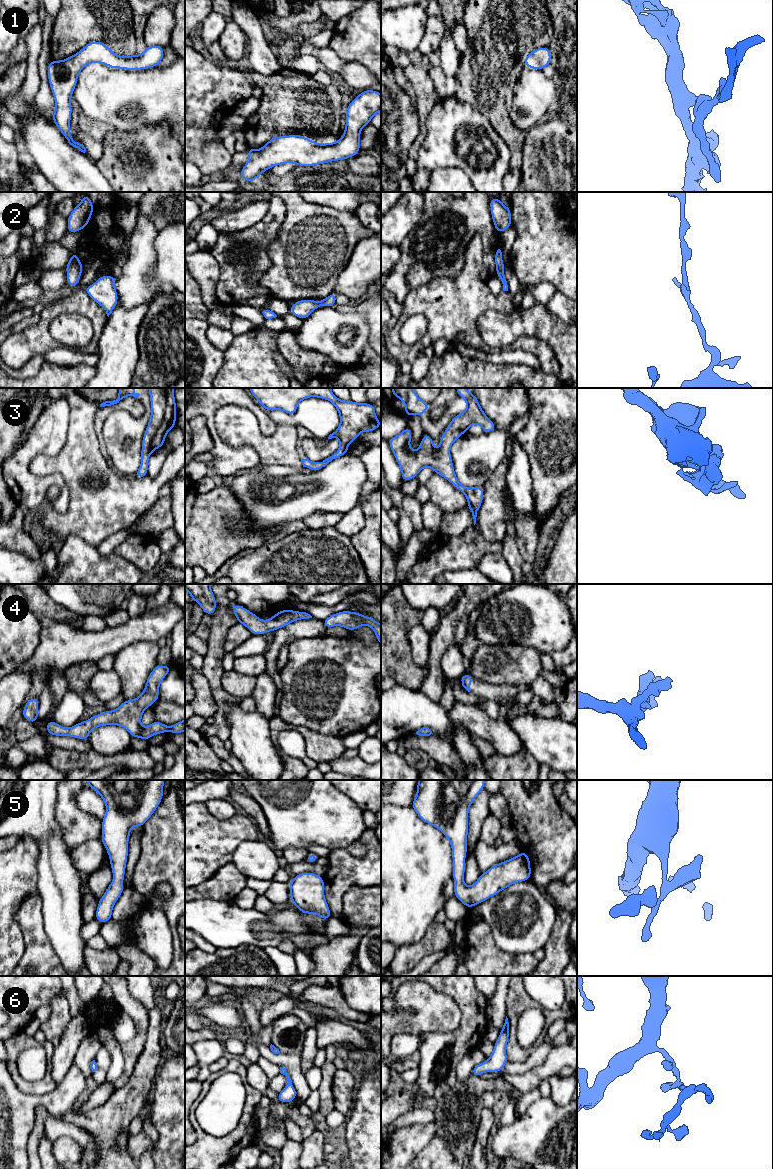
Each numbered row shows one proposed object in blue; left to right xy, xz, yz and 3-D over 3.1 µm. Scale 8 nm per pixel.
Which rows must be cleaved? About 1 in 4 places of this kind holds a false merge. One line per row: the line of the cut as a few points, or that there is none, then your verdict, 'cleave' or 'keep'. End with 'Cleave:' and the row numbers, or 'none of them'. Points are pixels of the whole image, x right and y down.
1: no cut | keep
2: no cut | keep
3: no cut | keep
4: no cut | keep
5: no cut | keep
6: no cut | keep
Cleave: none of them

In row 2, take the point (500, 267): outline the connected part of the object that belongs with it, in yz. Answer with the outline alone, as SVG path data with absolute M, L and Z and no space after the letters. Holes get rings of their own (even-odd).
M500 249L497 250L496 255L495 255L495 262L496 262L496 273L503 284L503 291L508 291L508 285L507 281L505 279L504 271L505 271L505 265L503 263L503 258L502 258L502 252Z

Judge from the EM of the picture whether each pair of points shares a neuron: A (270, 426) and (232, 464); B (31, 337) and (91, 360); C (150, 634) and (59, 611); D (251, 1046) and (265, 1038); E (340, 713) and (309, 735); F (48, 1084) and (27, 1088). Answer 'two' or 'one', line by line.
A: one
B: two
C: two
D: one
E: two
F: one

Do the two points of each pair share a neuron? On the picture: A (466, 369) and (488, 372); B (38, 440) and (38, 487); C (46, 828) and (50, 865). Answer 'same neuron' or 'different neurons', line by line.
A: same neuron
B: same neuron
C: same neuron

